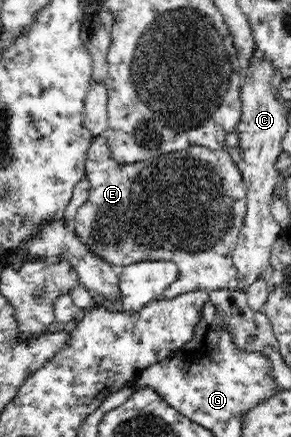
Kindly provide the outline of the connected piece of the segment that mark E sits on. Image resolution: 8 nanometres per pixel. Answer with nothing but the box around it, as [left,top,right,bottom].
[74,136,247,299]

